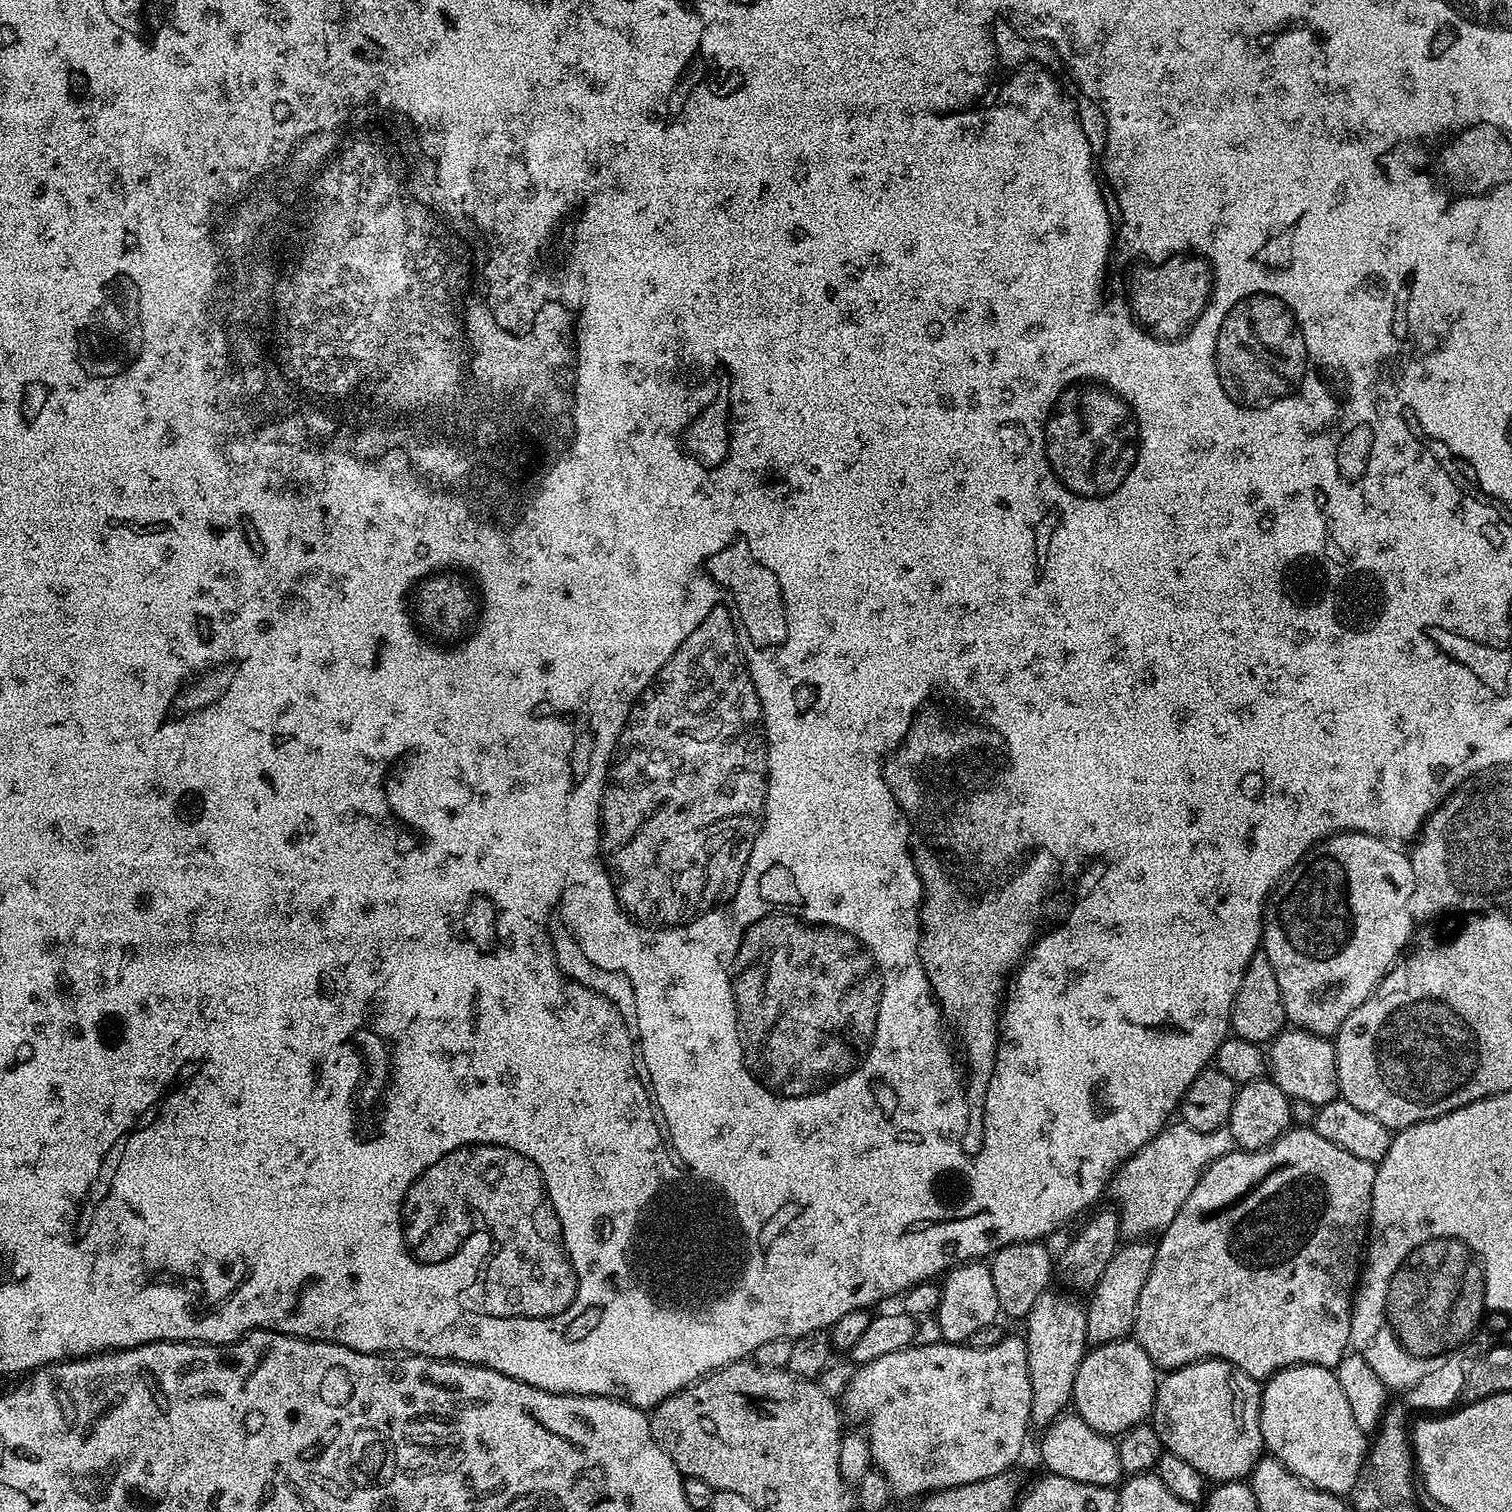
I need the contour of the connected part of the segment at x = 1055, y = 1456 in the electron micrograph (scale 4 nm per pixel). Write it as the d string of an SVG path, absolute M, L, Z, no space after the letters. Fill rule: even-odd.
M1065 1414L1059 1416L1055 1422L1047 1425L1043 1429L1044 1437L1040 1440L1040 1456L1044 1459L1044 1464L1049 1473L1062 1478L1074 1478L1074 1482L1086 1482L1094 1486L1106 1486L1107 1488L1119 1485L1125 1472L1122 1468L1122 1461L1118 1458L1118 1450L1116 1449L1117 1441L1111 1436L1103 1436L1094 1430L1090 1430L1090 1426L1086 1426L1086 1422L1082 1422L1082 1418L1075 1414Z

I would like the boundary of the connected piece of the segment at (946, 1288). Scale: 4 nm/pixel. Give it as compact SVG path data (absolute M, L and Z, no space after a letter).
M969 1262L948 1269L940 1284L940 1305L934 1317L934 1323L940 1327L941 1341L964 1344L970 1338L970 1334L982 1330L982 1326L997 1323L1000 1315L998 1293L994 1290L992 1269L987 1263Z

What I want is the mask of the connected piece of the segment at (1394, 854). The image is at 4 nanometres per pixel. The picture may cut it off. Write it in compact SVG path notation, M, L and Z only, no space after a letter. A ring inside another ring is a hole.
M1337 832L1336 835L1328 836L1315 844L1296 865L1285 872L1280 883L1273 888L1264 910L1262 951L1270 958L1270 966L1274 966L1274 974L1278 974L1278 990L1282 990L1284 1009L1289 1021L1295 1027L1303 1028L1306 1032L1316 1032L1320 1036L1331 1037L1340 1029L1344 1019L1358 1006L1362 1006L1362 1002L1366 1002L1368 995L1380 985L1385 974L1391 970L1397 960L1401 959L1402 953L1409 947L1408 939L1411 938L1412 927L1414 927L1410 910L1414 890L1414 870L1411 855L1400 848L1403 847L1397 846L1383 836L1371 836L1365 832Z

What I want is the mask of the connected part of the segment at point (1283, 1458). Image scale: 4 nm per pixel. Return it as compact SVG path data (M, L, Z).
M1295 1364L1268 1377L1260 1393L1260 1429L1265 1449L1298 1478L1323 1492L1351 1493L1361 1479L1366 1434L1358 1430L1333 1369Z

